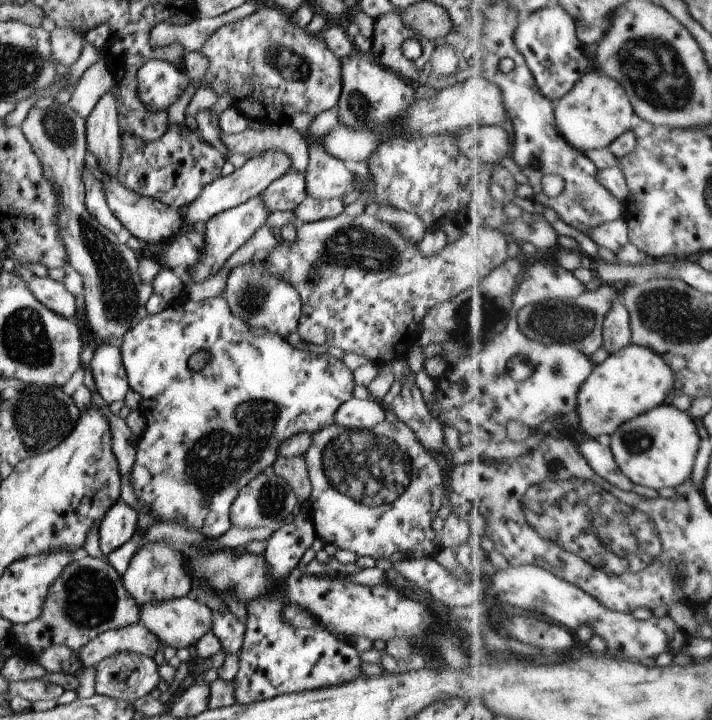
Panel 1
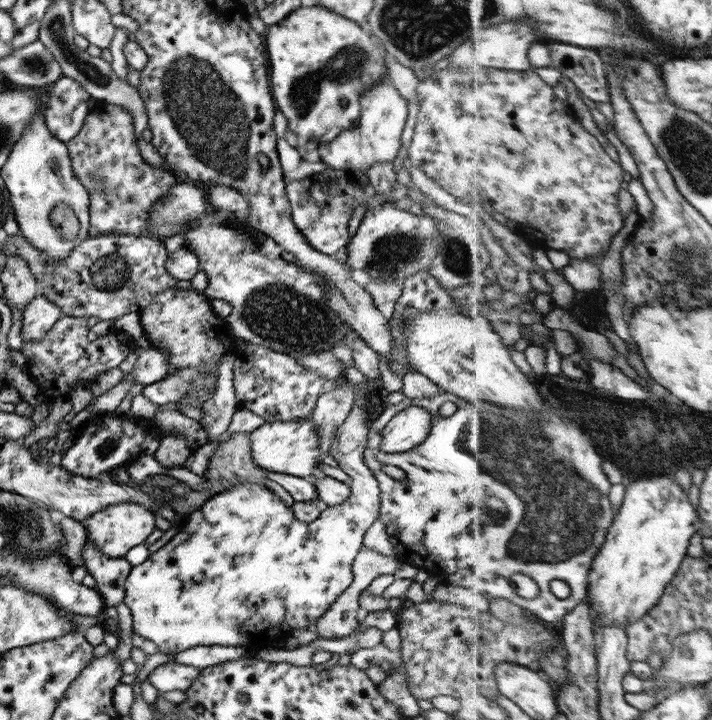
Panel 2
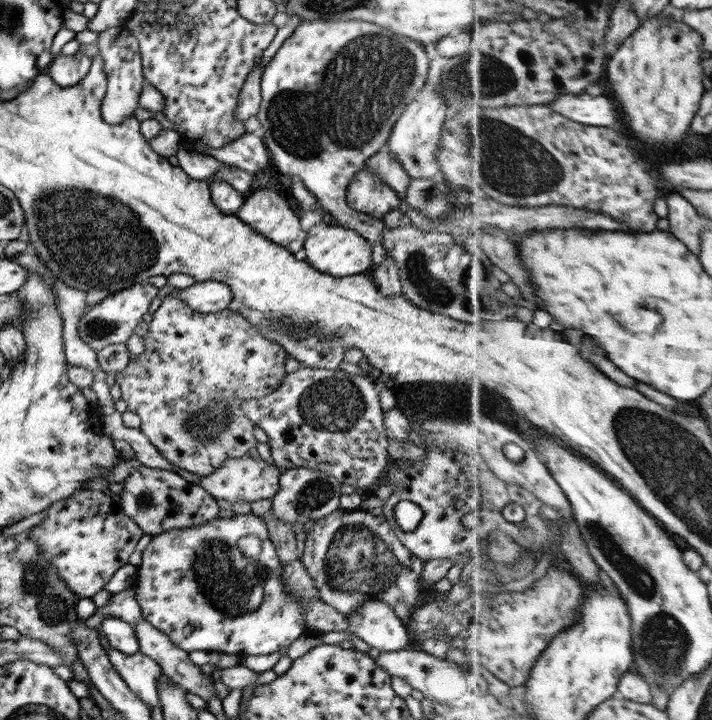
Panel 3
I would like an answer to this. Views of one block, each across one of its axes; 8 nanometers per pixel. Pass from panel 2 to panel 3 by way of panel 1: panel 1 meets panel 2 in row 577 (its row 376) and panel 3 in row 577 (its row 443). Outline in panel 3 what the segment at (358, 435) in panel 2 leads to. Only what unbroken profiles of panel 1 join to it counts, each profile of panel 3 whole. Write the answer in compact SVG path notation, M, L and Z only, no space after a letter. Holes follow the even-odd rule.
M252 513L235 514L232 518L228 514L221 514L217 518L205 523L199 523L199 525L173 528L151 536L149 543L142 551L140 563L136 568L136 582L133 586L135 596L133 597L135 597L135 601L139 605L142 618L151 624L153 628L162 632L177 648L184 650L188 654L193 650L202 650L208 653L235 654L241 657L282 652L305 631L303 626L303 614L305 614L303 603L299 603L299 599L295 599L285 591L283 581L281 581L283 567L279 563L279 557L275 554L273 543L269 540L265 523L260 517L254 516ZM247 536L253 536L259 542L259 552L257 554L249 556L241 548L241 542L245 542Z

